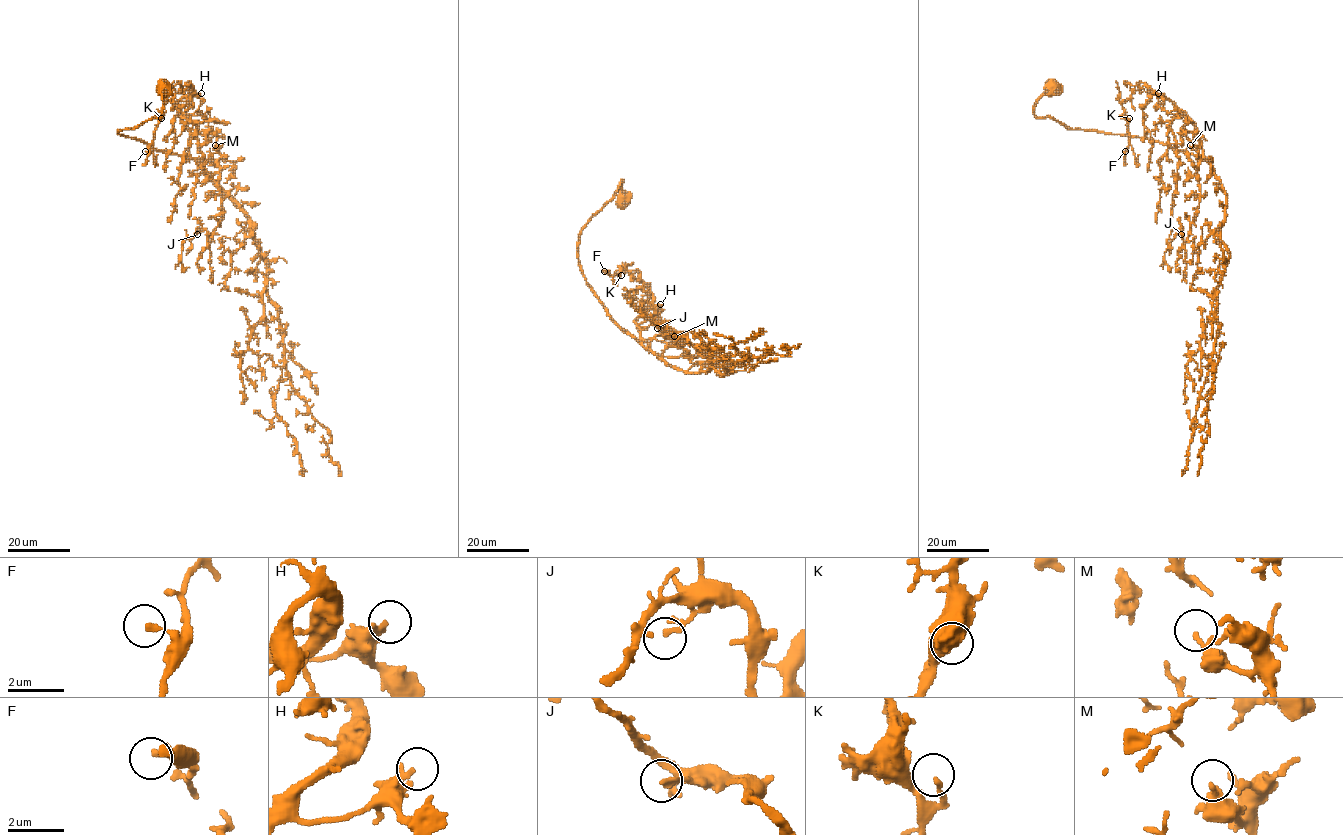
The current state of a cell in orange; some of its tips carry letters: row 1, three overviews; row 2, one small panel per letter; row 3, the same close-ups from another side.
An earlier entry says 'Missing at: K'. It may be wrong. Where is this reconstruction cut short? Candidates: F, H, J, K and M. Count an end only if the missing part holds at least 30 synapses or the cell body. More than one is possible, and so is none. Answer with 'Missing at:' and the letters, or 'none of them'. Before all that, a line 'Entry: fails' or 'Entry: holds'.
Entry: fails
Missing at: none of them

